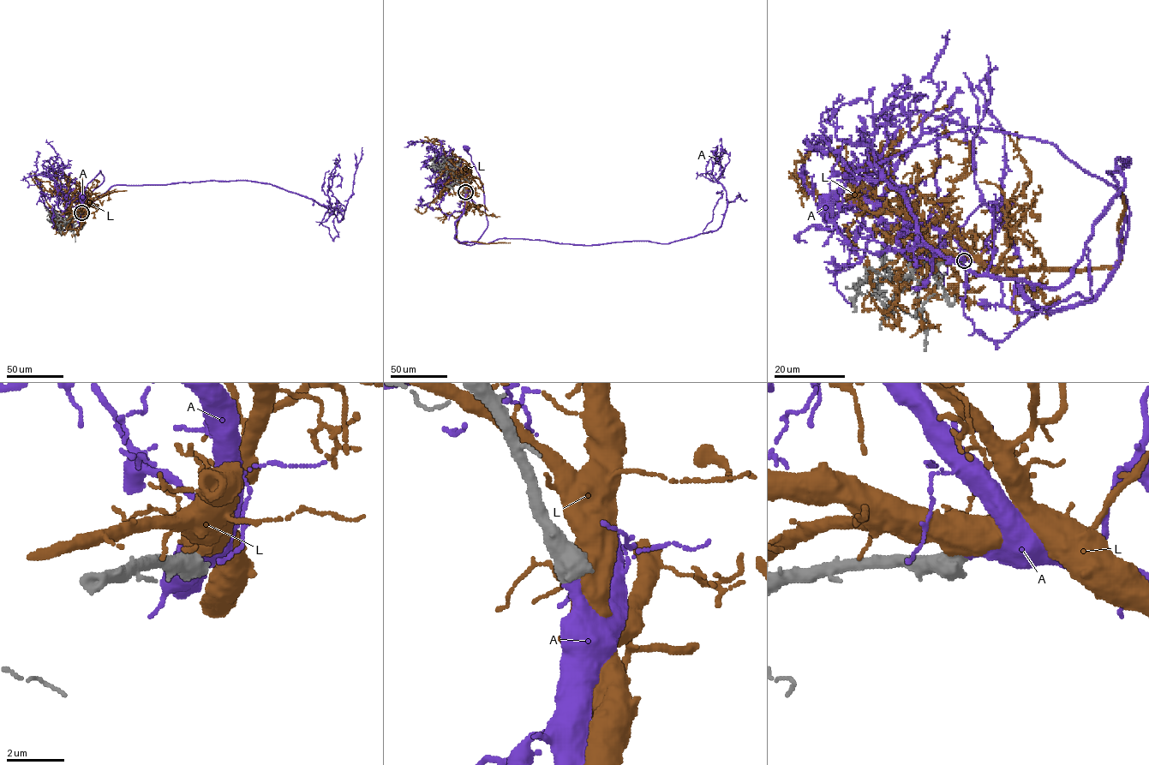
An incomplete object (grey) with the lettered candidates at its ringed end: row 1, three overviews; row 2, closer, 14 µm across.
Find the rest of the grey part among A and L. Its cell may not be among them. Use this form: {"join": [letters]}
{"join": ["A"]}

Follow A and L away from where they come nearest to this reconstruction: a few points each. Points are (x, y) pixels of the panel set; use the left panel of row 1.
A: (81, 213), (80, 224), (72, 229), (71, 219), (75, 210), (104, 181), (100, 170), (87, 183), (82, 196)
L: (81, 213), (81, 216), (72, 215), (84, 204), (111, 193), (126, 190)

